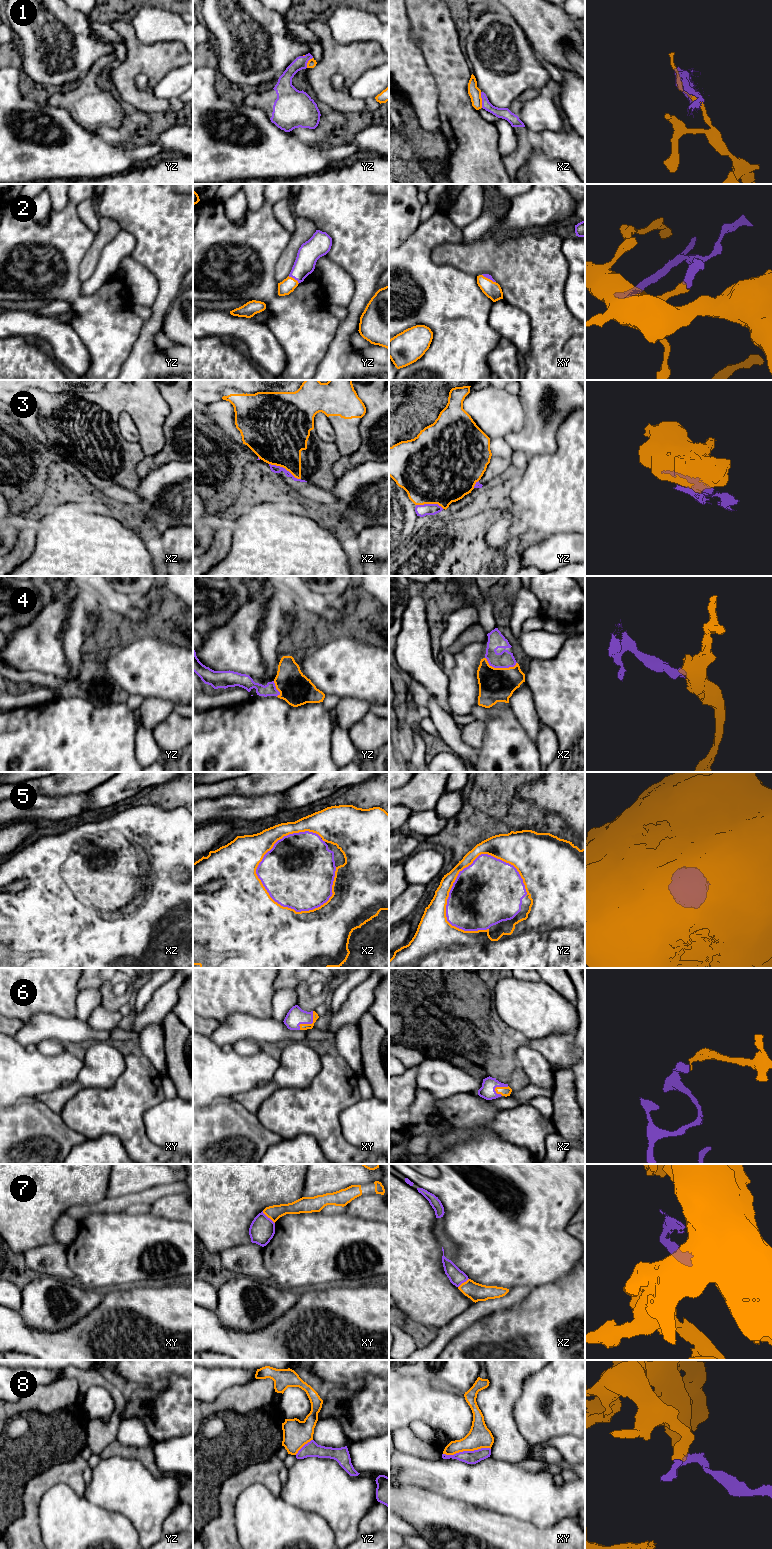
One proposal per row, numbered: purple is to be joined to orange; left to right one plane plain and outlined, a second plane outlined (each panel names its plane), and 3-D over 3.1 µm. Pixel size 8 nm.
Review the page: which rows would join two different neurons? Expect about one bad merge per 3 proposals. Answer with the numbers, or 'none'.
1, 3, 8

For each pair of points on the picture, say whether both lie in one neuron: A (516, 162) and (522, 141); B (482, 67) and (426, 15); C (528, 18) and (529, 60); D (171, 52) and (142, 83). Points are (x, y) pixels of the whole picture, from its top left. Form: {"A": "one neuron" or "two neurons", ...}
{"A": "one neuron", "B": "two neurons", "C": "two neurons", "D": "two neurons"}

